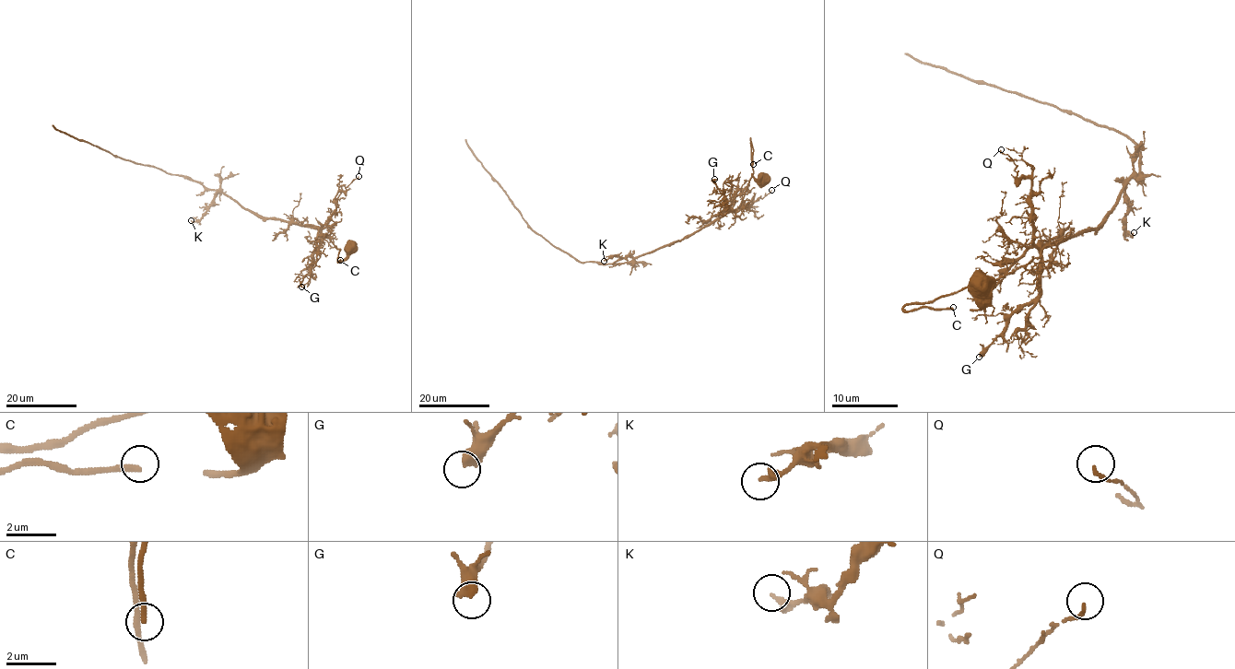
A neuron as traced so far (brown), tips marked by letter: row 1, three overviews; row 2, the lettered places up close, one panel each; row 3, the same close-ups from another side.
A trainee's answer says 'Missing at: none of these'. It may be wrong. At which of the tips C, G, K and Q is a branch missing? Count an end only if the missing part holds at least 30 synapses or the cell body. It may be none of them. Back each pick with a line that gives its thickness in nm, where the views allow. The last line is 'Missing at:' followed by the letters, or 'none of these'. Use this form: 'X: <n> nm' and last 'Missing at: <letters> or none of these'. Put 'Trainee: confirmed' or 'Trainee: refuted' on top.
Trainee: confirmed
Missing at: none of these

